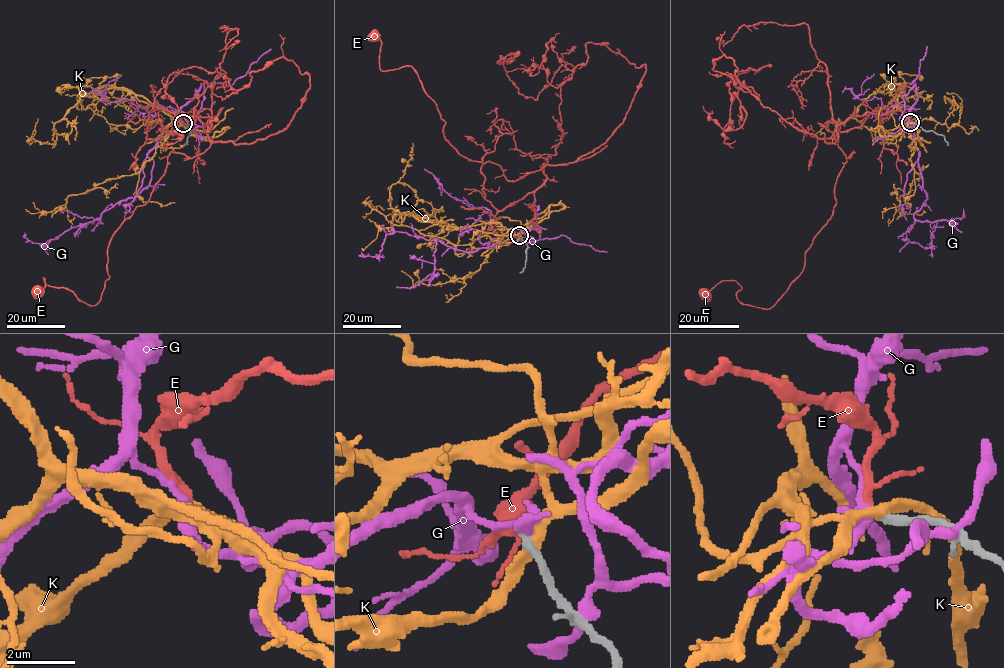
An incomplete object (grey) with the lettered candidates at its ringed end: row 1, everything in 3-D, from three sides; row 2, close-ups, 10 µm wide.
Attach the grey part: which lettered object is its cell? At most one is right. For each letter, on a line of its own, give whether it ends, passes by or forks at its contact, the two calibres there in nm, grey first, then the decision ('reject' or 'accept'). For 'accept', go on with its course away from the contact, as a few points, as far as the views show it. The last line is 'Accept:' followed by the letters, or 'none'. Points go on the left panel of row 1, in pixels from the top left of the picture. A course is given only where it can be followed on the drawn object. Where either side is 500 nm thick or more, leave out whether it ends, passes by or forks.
E: it passes by; calibres 260 and 190 nm; accept; course (183, 124), (190, 111), (210, 118), (210, 146), (171, 152), (108, 245), (101, 299), (44, 278), (38, 289)
G: it passes by; calibres 260 and 320 nm; reject
K: it passes by; calibres 300 and 320 nm; reject
Accept: E

